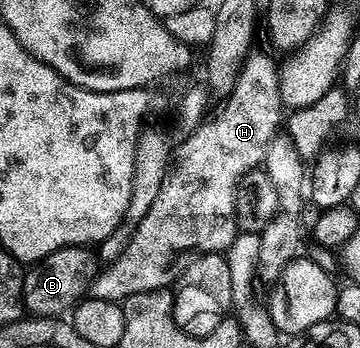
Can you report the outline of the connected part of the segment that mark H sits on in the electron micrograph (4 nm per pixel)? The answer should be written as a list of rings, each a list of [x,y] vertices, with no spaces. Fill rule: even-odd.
[[[250,48],[244,59],[240,77],[235,81],[229,95],[224,96],[221,108],[213,116],[198,123],[194,130],[176,144],[172,152],[172,166],[165,172],[165,179],[158,196],[152,202],[146,216],[133,228],[133,236],[125,252],[110,267],[102,266],[91,284],[91,295],[95,299],[106,299],[121,303],[135,293],[168,288],[181,278],[182,270],[191,257],[225,253],[239,234],[235,221],[233,190],[237,182],[248,171],[260,168],[265,161],[265,149],[283,123],[283,106],[279,95],[279,65],[263,49]]]

